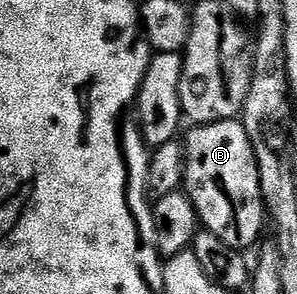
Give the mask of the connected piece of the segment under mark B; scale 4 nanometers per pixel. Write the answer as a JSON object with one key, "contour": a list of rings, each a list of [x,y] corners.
{"contour":[[[242,121],[192,125],[190,129],[187,142],[182,143],[182,189],[193,204],[202,229],[213,232],[217,240],[240,252],[247,252],[250,246],[258,247],[259,237],[263,234],[263,222],[265,226],[265,211],[253,144],[249,144],[249,136]]]}

